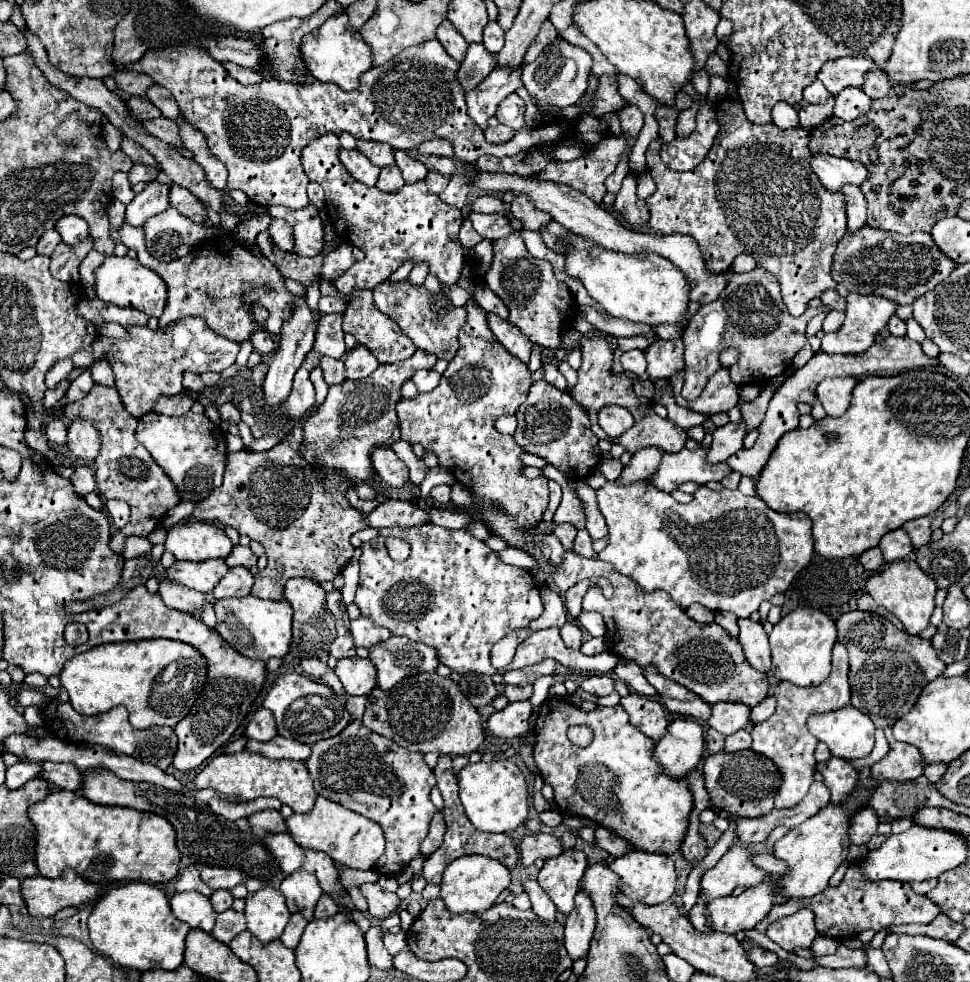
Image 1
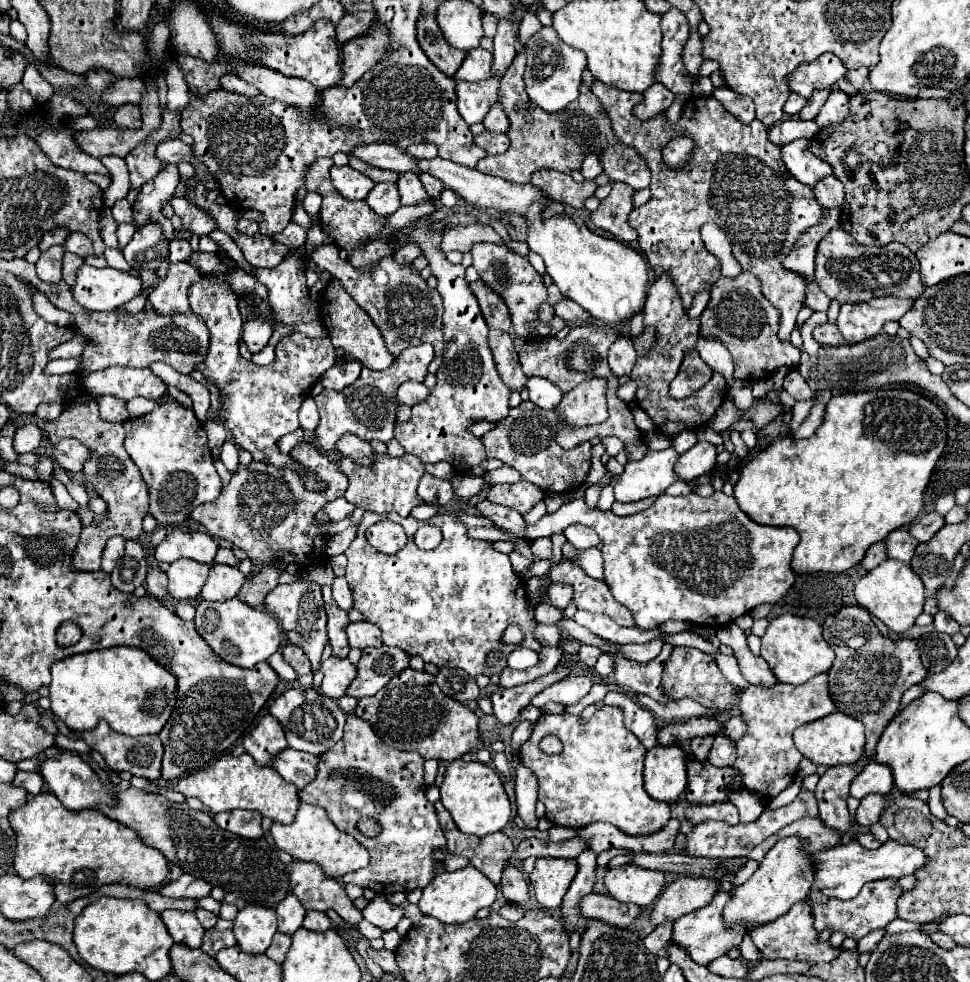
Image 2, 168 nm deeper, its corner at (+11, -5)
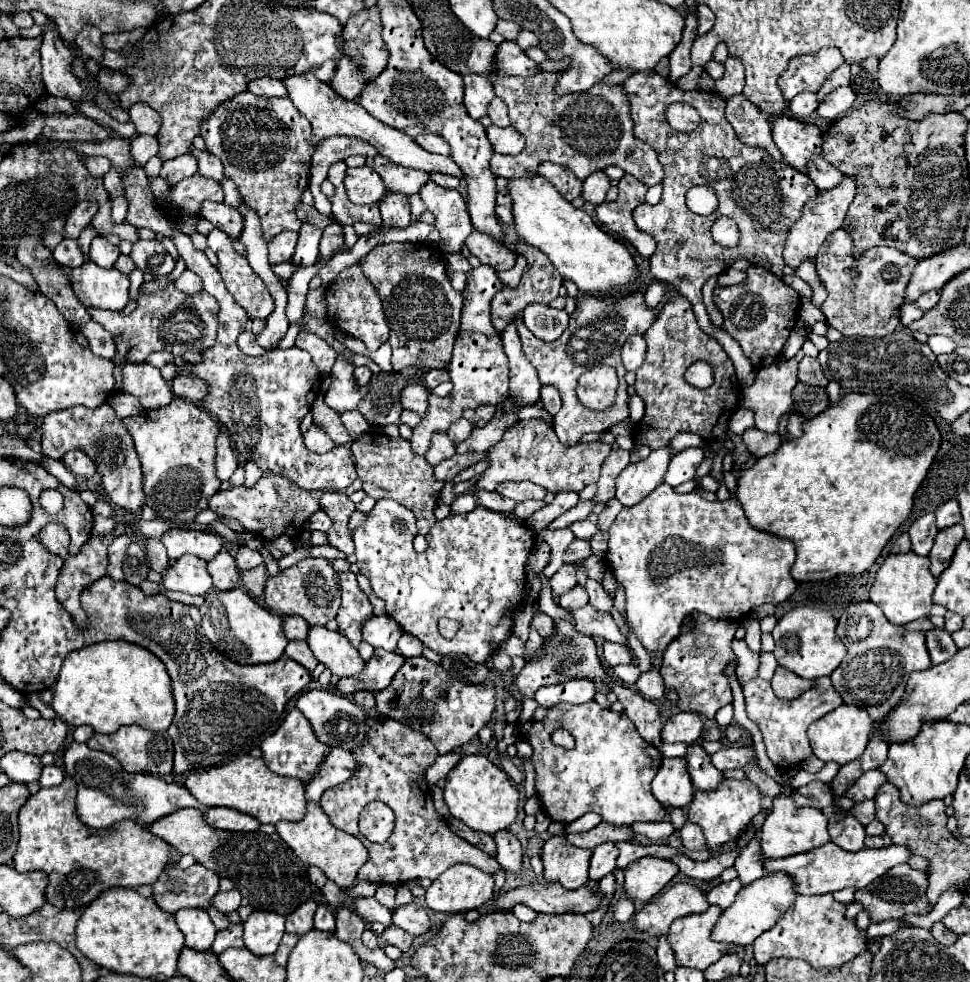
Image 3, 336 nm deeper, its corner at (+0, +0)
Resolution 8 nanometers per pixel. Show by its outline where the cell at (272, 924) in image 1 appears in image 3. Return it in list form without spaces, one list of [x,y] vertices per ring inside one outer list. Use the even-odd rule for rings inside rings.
[[[253,911],[245,925],[245,947],[253,955],[273,955],[277,951],[277,945],[281,937],[285,935],[285,917],[275,915],[269,911]]]

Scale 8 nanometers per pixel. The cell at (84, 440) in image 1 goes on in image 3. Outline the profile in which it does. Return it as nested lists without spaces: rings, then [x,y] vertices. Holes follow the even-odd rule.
[[[69,451],[65,457],[63,457],[63,463],[67,469],[71,469],[75,475],[81,475],[83,479],[91,479],[95,475],[95,463],[83,455],[83,451]]]

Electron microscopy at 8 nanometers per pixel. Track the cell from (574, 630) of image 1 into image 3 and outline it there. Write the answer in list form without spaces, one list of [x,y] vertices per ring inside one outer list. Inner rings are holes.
[[[537,613],[537,615],[533,617],[533,621],[531,621],[531,627],[535,627],[541,637],[547,637],[547,635],[553,631],[553,619],[547,617],[547,615]]]

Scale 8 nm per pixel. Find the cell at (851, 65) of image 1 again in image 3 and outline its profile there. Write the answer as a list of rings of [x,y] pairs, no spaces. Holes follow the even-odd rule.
[[[821,49],[813,55],[799,55],[789,61],[789,67],[779,77],[777,85],[783,93],[785,101],[791,101],[801,91],[817,93],[823,81],[843,63],[843,55],[839,49]]]

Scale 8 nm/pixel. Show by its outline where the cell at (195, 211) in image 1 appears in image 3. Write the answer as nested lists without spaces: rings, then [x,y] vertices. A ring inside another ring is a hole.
[[[207,201],[207,203],[203,203],[201,217],[211,221],[217,229],[225,231],[231,239],[237,239],[243,231],[243,215],[235,207]]]

